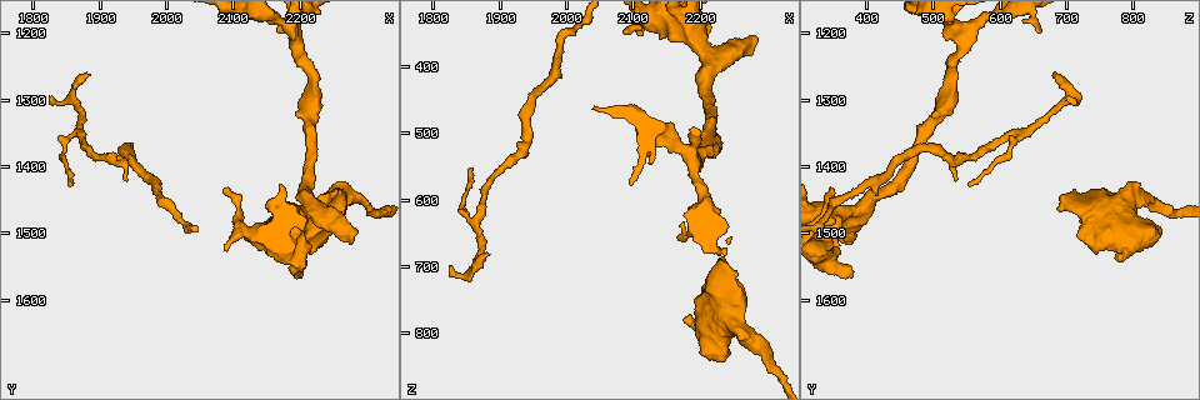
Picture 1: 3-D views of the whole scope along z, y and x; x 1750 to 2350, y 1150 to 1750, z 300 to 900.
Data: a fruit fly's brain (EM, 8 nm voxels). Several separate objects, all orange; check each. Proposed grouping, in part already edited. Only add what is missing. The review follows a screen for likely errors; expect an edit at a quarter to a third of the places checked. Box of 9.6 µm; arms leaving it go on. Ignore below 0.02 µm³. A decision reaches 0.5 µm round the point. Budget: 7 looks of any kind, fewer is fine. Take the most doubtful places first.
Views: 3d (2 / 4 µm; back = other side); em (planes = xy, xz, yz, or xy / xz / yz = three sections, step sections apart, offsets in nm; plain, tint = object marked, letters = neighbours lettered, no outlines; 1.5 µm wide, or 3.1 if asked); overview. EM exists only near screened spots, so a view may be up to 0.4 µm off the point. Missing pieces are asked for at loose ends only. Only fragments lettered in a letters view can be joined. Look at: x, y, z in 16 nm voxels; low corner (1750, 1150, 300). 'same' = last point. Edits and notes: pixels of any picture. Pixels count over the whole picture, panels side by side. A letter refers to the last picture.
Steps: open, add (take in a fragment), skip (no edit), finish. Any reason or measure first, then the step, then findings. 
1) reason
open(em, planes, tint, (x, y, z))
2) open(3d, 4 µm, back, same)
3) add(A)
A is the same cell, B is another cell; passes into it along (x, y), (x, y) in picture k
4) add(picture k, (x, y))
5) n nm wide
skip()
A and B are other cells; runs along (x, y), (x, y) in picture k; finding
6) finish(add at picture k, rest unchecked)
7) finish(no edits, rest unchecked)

stops while still wide
open(em, planes, letters, (2285, 1495, 355))

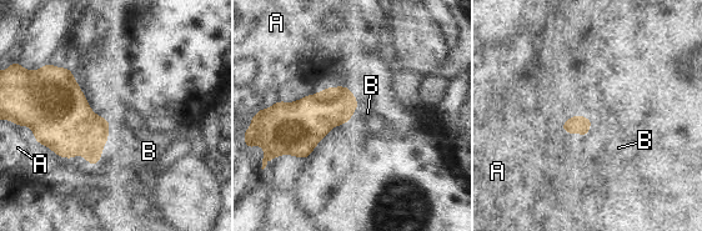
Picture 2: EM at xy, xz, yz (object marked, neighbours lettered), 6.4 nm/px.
add(B)
B is the same cell, A is another cell; passes into it along (69, 127), (108, 131), (129, 131) in picture 2; the cell continues

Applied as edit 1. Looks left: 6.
see it whole again
open(overview)

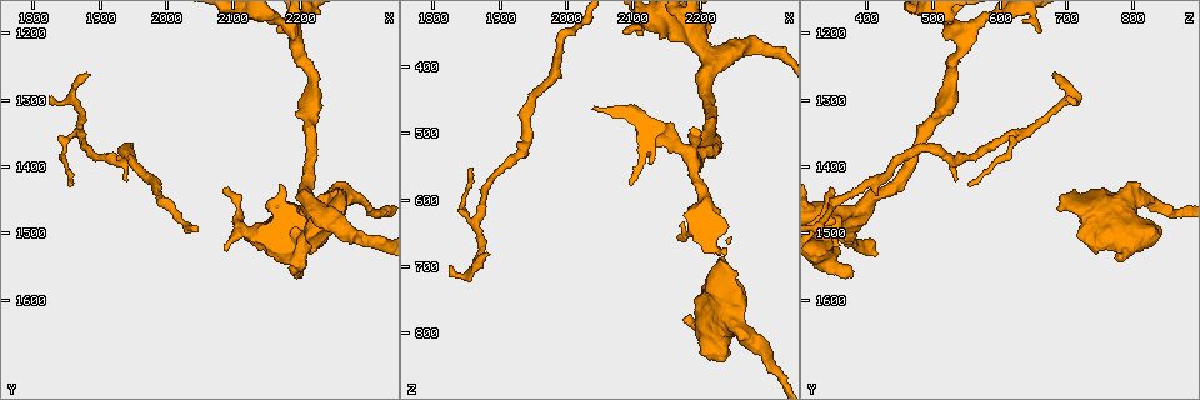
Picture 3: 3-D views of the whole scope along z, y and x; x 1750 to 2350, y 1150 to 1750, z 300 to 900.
thin end
open(em, yz, step 4, letters, (1885, 1260, 685))

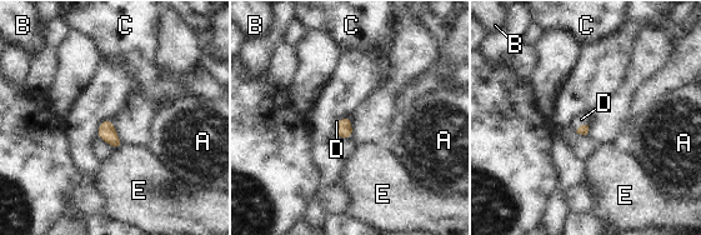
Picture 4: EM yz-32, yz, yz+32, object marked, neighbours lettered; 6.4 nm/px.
D touches over 90 nm
add(D)
D is the same cell, A, B, C and E are other cells; it goes on there

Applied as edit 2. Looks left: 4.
finish(add at picture 2, add at picture 4, rest unchecked)

